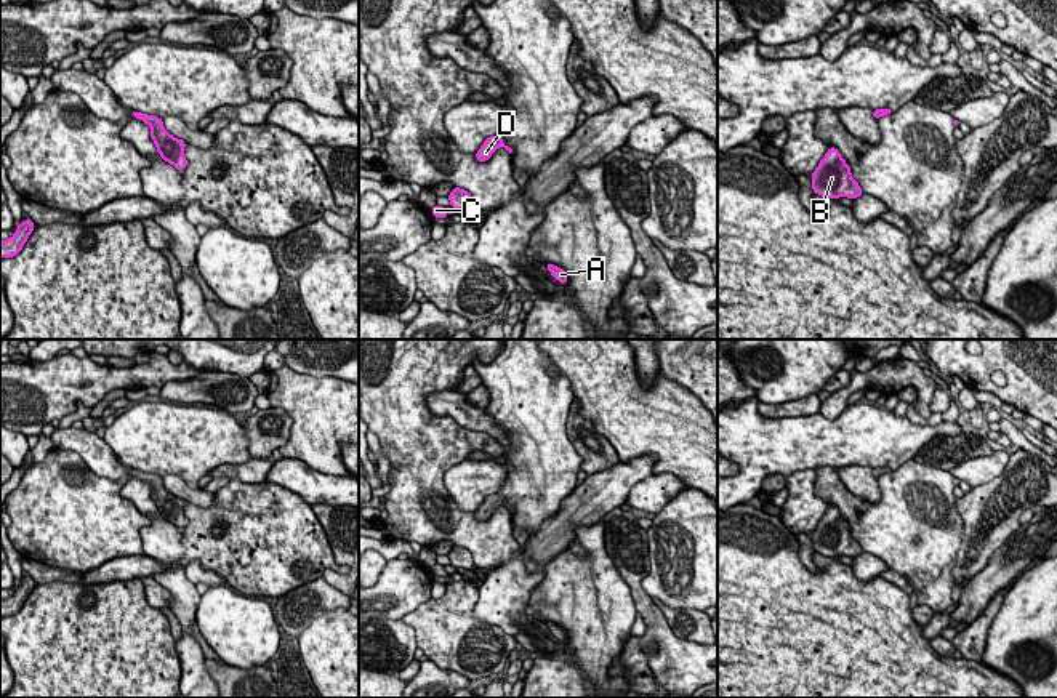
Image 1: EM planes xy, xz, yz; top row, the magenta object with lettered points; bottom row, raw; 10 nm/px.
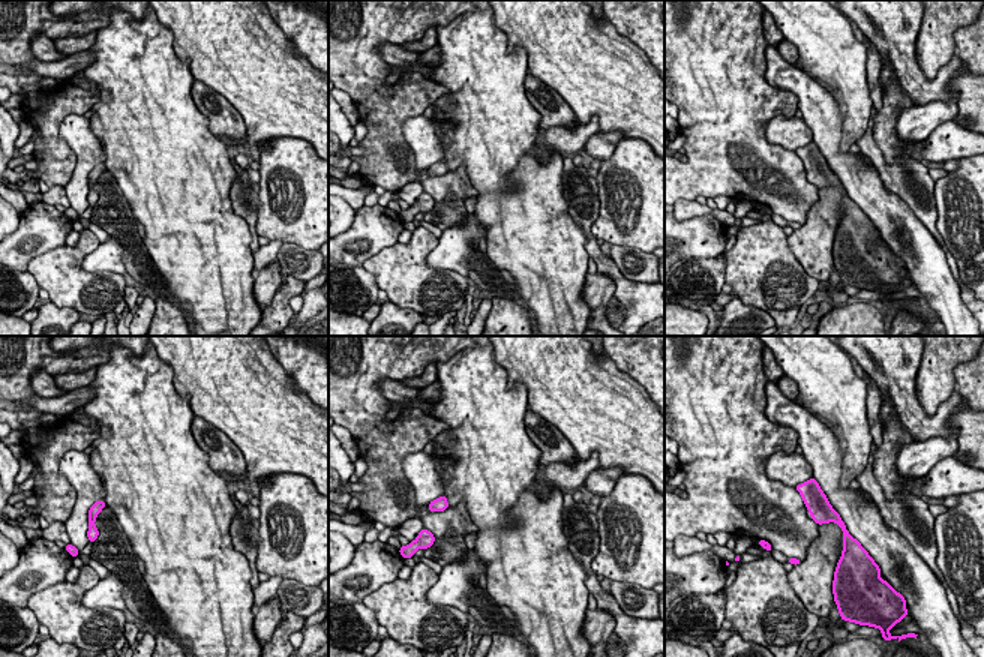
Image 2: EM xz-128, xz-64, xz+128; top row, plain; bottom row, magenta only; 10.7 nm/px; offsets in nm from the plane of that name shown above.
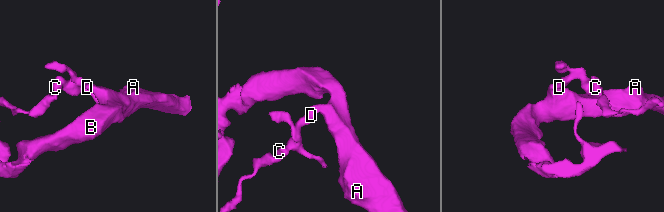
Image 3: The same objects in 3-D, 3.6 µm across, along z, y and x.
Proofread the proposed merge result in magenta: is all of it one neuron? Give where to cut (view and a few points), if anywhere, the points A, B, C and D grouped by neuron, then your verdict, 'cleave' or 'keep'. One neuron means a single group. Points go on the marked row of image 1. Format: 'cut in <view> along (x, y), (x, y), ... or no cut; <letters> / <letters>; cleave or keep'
no cut; A B C D; keep

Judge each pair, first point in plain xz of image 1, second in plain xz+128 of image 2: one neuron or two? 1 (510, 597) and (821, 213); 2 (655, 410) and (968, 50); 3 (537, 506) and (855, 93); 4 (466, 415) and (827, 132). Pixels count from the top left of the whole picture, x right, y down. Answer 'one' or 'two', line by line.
1: one
2: two
3: one
4: one

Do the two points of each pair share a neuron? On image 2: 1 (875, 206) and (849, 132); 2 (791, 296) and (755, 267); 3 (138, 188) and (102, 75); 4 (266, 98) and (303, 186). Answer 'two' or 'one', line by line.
1: two
2: one
3: one
4: two

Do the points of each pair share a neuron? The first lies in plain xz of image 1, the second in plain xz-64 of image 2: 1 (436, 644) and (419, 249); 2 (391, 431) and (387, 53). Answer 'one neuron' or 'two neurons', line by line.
1: one neuron
2: two neurons

